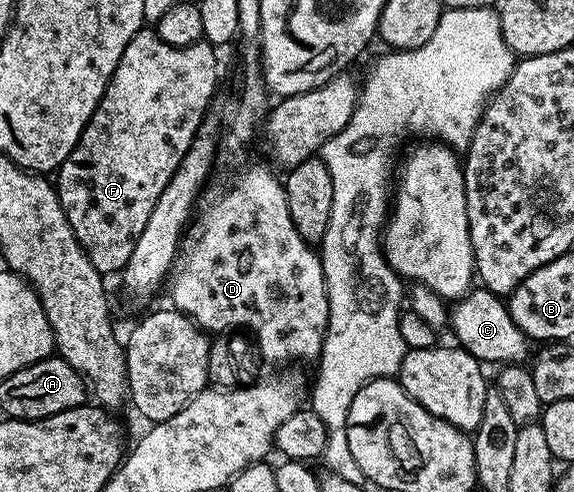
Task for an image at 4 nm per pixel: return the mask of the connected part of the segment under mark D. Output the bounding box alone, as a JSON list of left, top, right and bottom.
[168,163,328,365]

